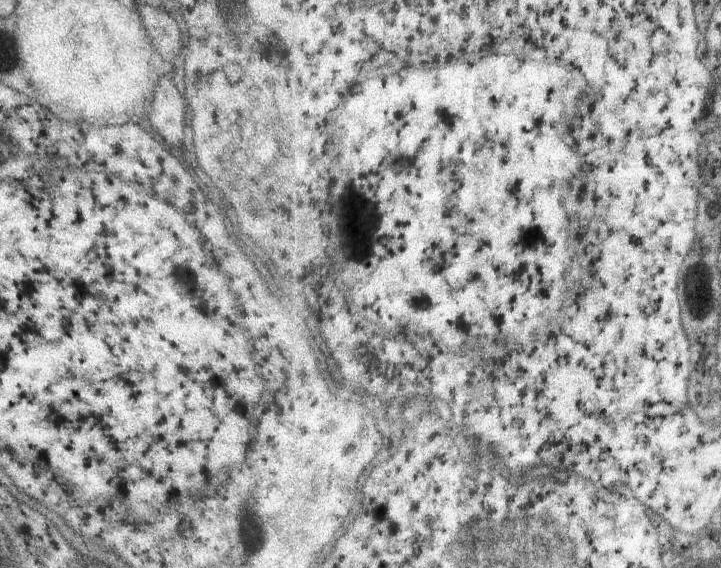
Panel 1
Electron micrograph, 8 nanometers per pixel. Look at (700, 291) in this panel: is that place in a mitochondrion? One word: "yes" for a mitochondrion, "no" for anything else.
yes

